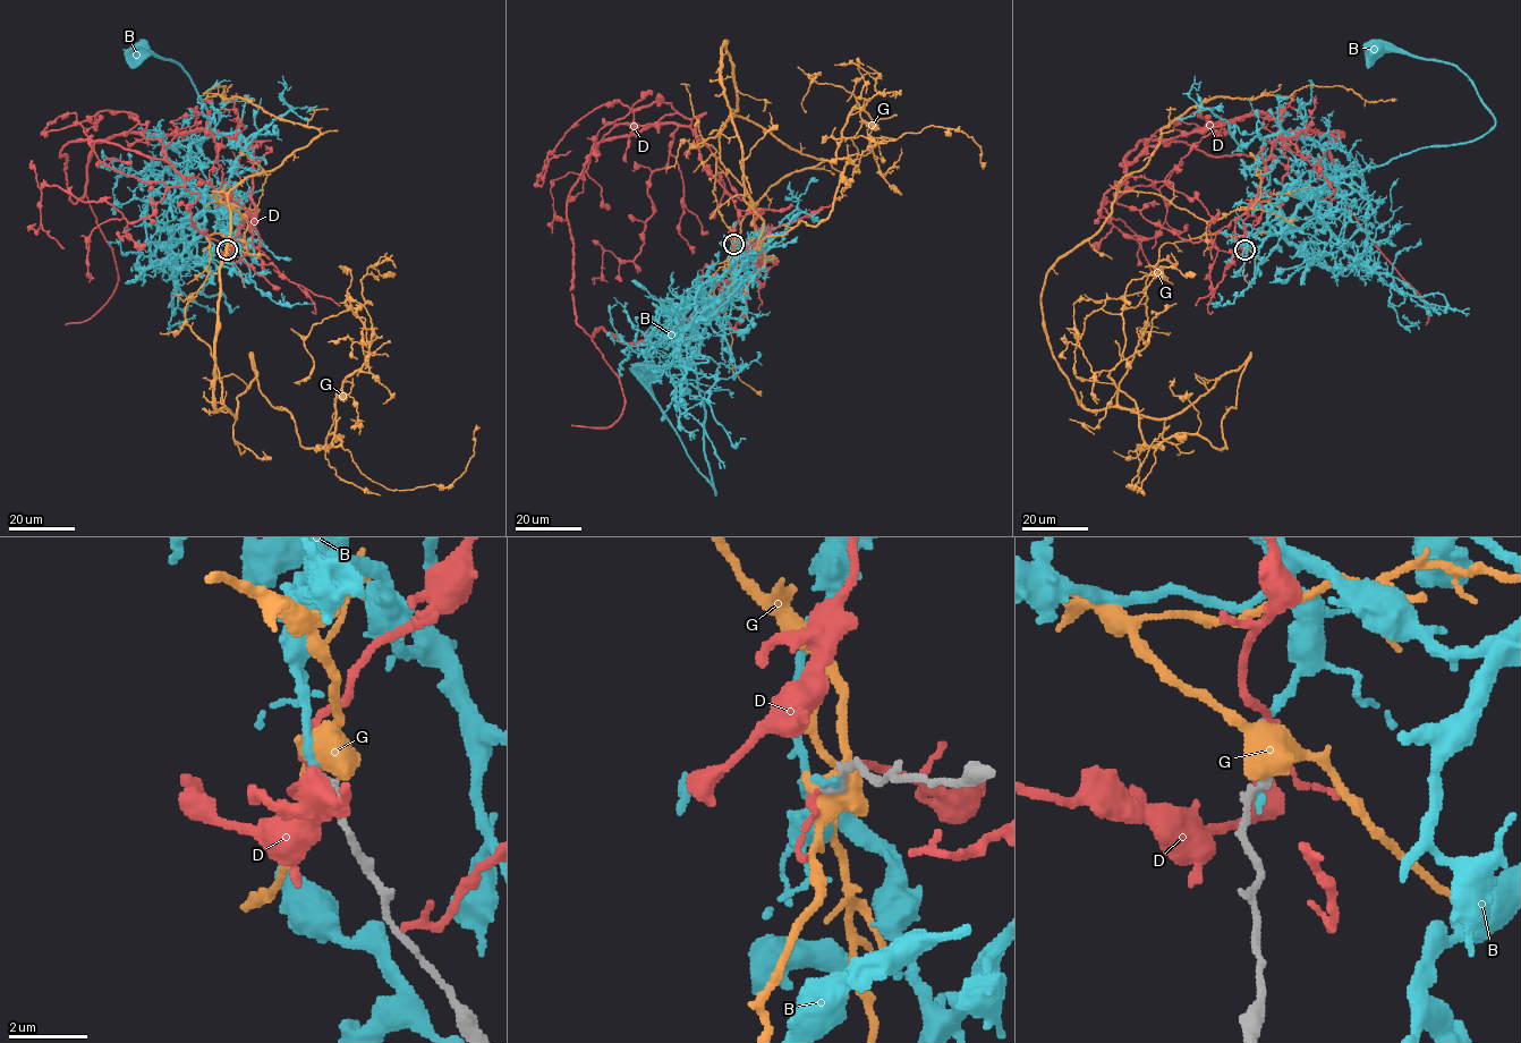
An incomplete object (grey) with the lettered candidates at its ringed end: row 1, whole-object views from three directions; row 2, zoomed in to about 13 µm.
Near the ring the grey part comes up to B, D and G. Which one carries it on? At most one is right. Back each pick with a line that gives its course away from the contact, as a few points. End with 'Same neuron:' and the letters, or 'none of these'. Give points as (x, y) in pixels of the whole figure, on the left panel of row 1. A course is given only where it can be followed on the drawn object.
Same neuron: D

